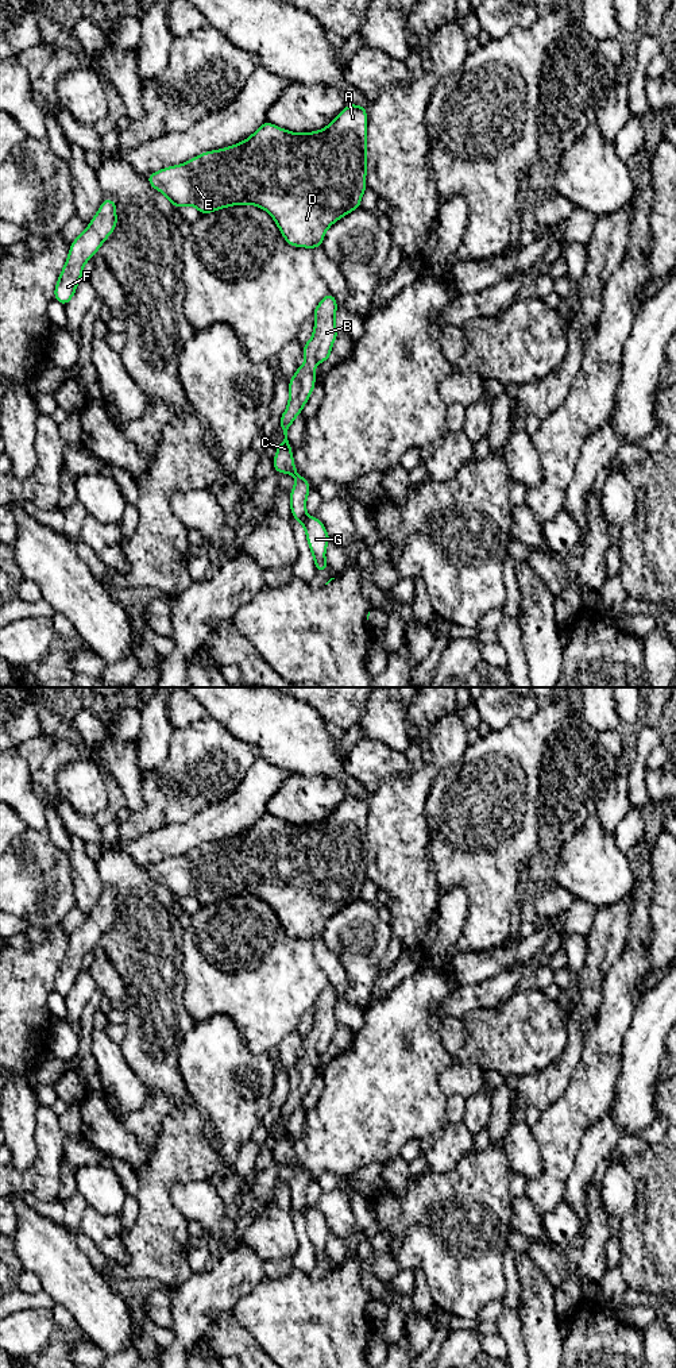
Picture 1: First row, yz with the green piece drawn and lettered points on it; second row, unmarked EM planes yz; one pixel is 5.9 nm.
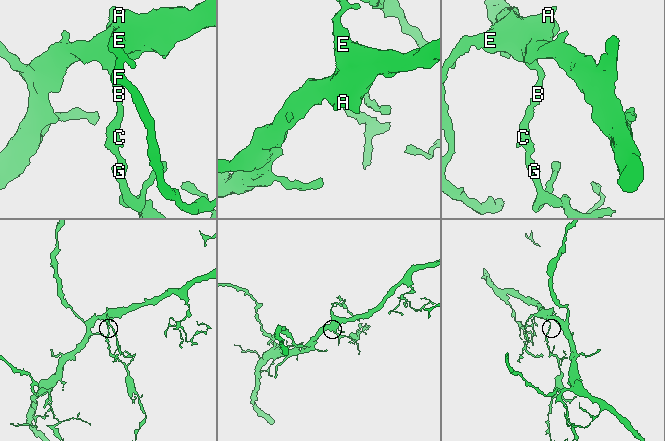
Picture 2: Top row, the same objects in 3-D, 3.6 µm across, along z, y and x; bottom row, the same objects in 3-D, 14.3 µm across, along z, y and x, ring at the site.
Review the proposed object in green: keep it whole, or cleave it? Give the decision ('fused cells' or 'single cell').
single cell

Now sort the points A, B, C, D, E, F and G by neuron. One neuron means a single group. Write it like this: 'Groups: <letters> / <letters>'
Groups: A B C D E F G

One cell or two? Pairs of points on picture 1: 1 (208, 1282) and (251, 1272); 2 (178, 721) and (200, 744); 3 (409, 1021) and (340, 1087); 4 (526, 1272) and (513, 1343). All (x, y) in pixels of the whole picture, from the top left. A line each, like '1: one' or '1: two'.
1: one
2: two
3: one
4: two

